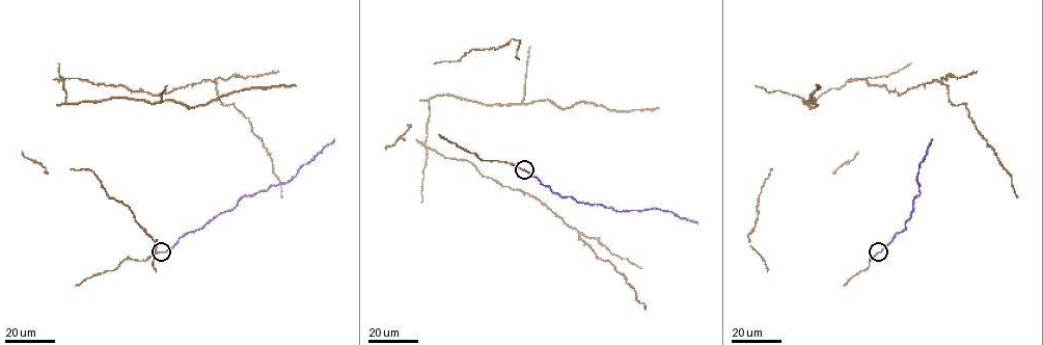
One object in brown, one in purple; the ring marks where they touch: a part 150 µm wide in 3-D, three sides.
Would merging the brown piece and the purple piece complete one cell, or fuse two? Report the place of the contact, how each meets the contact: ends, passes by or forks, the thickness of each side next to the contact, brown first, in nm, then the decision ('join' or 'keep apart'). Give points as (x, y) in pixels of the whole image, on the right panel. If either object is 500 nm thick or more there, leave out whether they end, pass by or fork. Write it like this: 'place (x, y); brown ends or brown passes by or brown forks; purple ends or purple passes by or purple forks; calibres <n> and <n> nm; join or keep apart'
place (878, 251); brown ends; purple ends; calibres 180 and 240 nm; join

